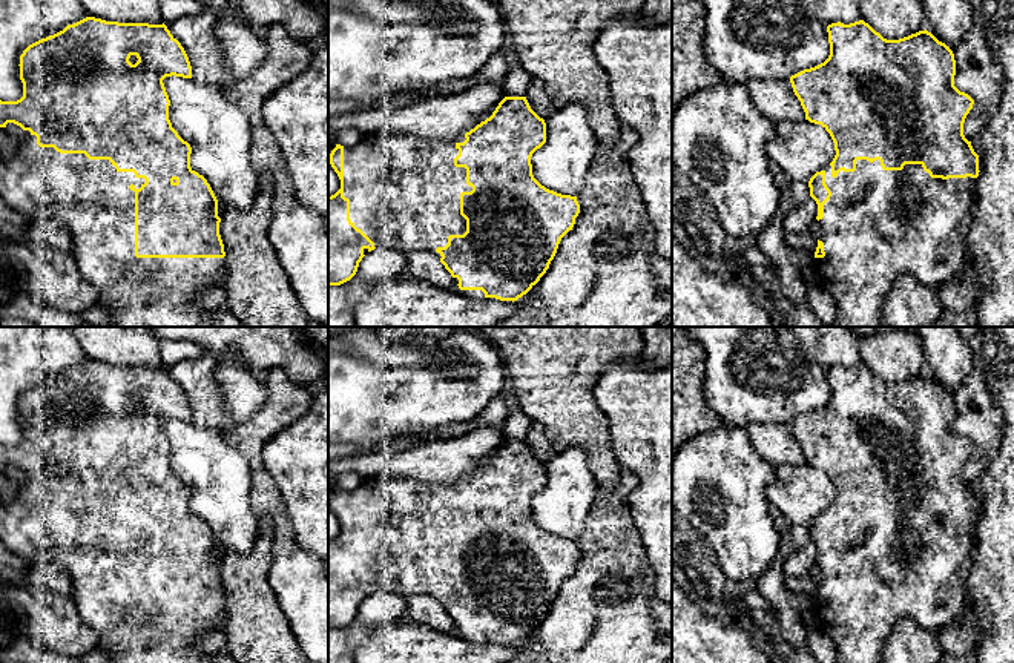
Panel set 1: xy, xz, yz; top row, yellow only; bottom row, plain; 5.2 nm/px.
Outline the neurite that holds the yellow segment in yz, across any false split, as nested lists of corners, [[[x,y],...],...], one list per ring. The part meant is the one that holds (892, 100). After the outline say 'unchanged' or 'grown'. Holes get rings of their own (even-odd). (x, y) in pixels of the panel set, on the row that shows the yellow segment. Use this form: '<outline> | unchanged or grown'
[[[859,20],[850,25],[831,23],[827,26],[827,32],[830,43],[828,58],[790,77],[793,92],[805,112],[805,120],[821,124],[830,134],[836,150],[833,161],[808,181],[810,196],[818,204],[816,219],[821,227],[813,262],[815,276],[816,282],[831,293],[838,305],[836,327],[881,327],[884,324],[882,307],[897,276],[911,275],[923,285],[937,289],[957,281],[965,266],[966,232],[973,223],[973,206],[976,201],[976,178],[982,169],[979,155],[974,152],[971,141],[963,135],[963,123],[973,109],[974,100],[954,86],[956,60],[953,51],[927,29],[899,40],[887,40],[868,23]]] | grown

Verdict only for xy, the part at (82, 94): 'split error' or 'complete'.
split error

